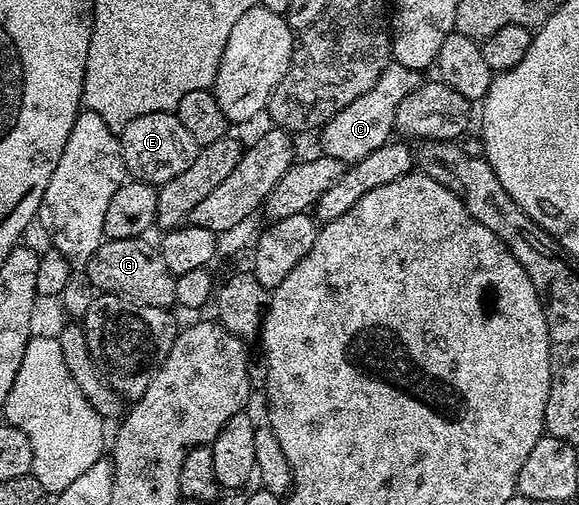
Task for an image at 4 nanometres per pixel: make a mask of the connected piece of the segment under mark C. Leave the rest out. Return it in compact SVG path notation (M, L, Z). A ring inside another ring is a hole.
M394 63L387 65L381 79L377 79L377 83L373 83L373 87L365 91L365 95L357 95L357 99L353 99L349 107L337 111L333 119L329 119L321 126L318 136L320 135L319 141L323 144L322 152L328 153L333 159L341 159L344 163L354 163L380 149L392 140L396 132L394 116L397 107L401 104L401 99L413 92L420 84L420 70Z

